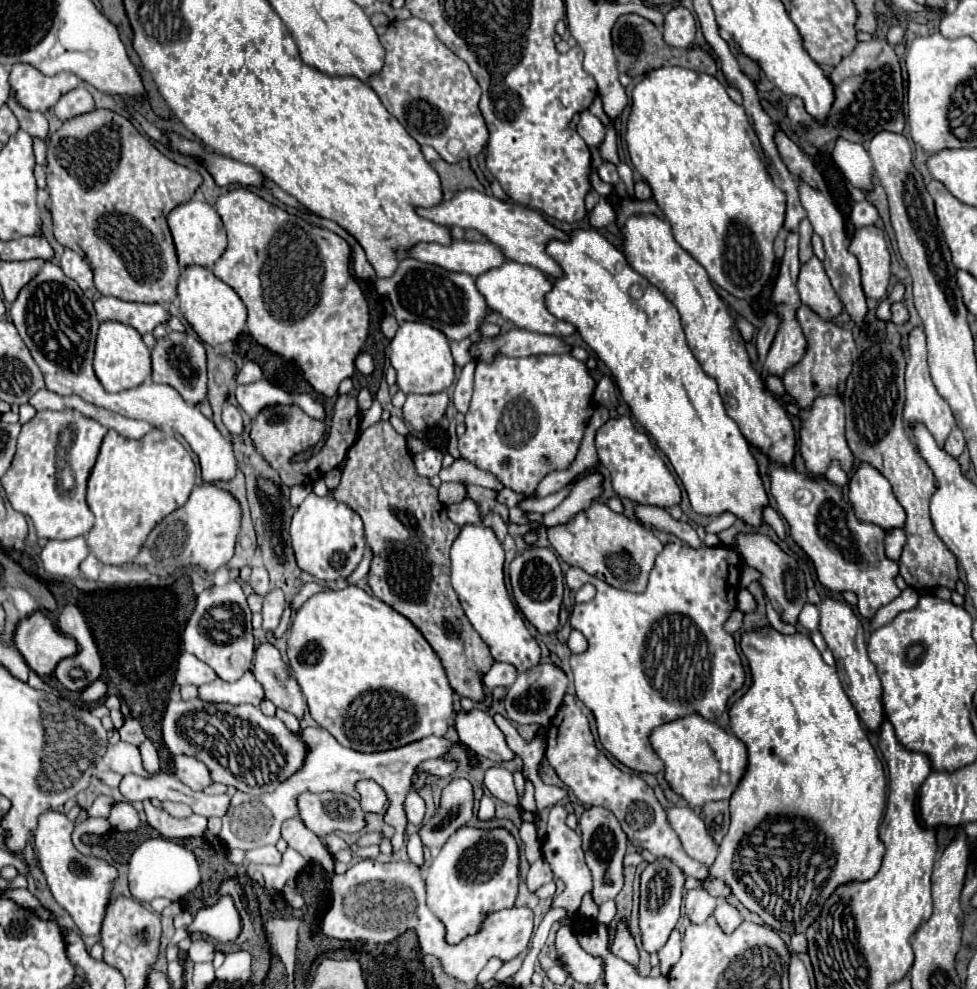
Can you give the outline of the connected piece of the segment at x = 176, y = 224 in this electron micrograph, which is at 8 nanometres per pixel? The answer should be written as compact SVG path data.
M190 199L188 203L178 205L168 215L168 227L170 227L172 237L174 237L174 245L176 245L176 253L178 253L178 263L182 267L200 265L204 269L212 269L214 263L218 261L218 257L226 249L226 231L222 227L222 221L220 221L218 213L208 203L200 203L200 201Z

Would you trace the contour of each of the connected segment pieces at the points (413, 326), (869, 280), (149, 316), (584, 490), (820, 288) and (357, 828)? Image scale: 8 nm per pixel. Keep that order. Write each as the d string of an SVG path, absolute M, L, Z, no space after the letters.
M402 323L390 341L390 363L396 369L398 387L404 393L438 393L454 381L454 361L442 331L424 323Z
M876 225L856 229L850 241L850 253L856 255L862 271L862 287L866 297L882 299L890 283L890 253L886 247L884 231Z
M98 297L94 301L94 309L98 321L120 321L134 327L138 333L152 331L158 323L168 321L168 311L164 305L150 305L150 303L128 303L116 297Z
M592 471L580 477L580 481L574 485L570 495L550 513L546 513L540 521L540 527L556 527L566 525L572 521L580 511L588 509L594 501L600 501L604 491L604 477L600 471Z
M812 257L800 269L796 287L800 293L800 301L808 305L814 313L818 313L824 321L832 321L843 309L842 301L832 289L830 279L818 257Z
M302 793L300 817L318 837L334 831L360 833L366 827L366 813L360 801L344 793Z

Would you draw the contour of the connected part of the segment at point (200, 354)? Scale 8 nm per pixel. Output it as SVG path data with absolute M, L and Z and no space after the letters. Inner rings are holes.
M170 331L166 337L156 339L156 345L152 347L152 381L174 387L186 403L204 401L206 399L206 351L202 341L188 333L178 333L178 331Z

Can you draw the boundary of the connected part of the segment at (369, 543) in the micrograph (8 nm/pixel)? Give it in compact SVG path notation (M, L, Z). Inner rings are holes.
M378 421L372 427L364 429L356 443L348 449L346 461L342 465L340 485L334 489L334 499L346 503L354 509L364 523L366 547L372 551L372 563L368 573L368 585L372 593L390 605L394 611L410 619L416 629L424 635L424 639L436 651L450 687L460 697L470 697L472 701L480 701L482 693L482 675L490 669L494 659L490 657L488 645L474 631L470 621L466 619L460 601L450 585L450 547L460 535L460 527L444 513L444 505L438 499L438 489L430 483L428 477L420 477L416 473L412 453L406 447L406 439L394 431L390 421Z

